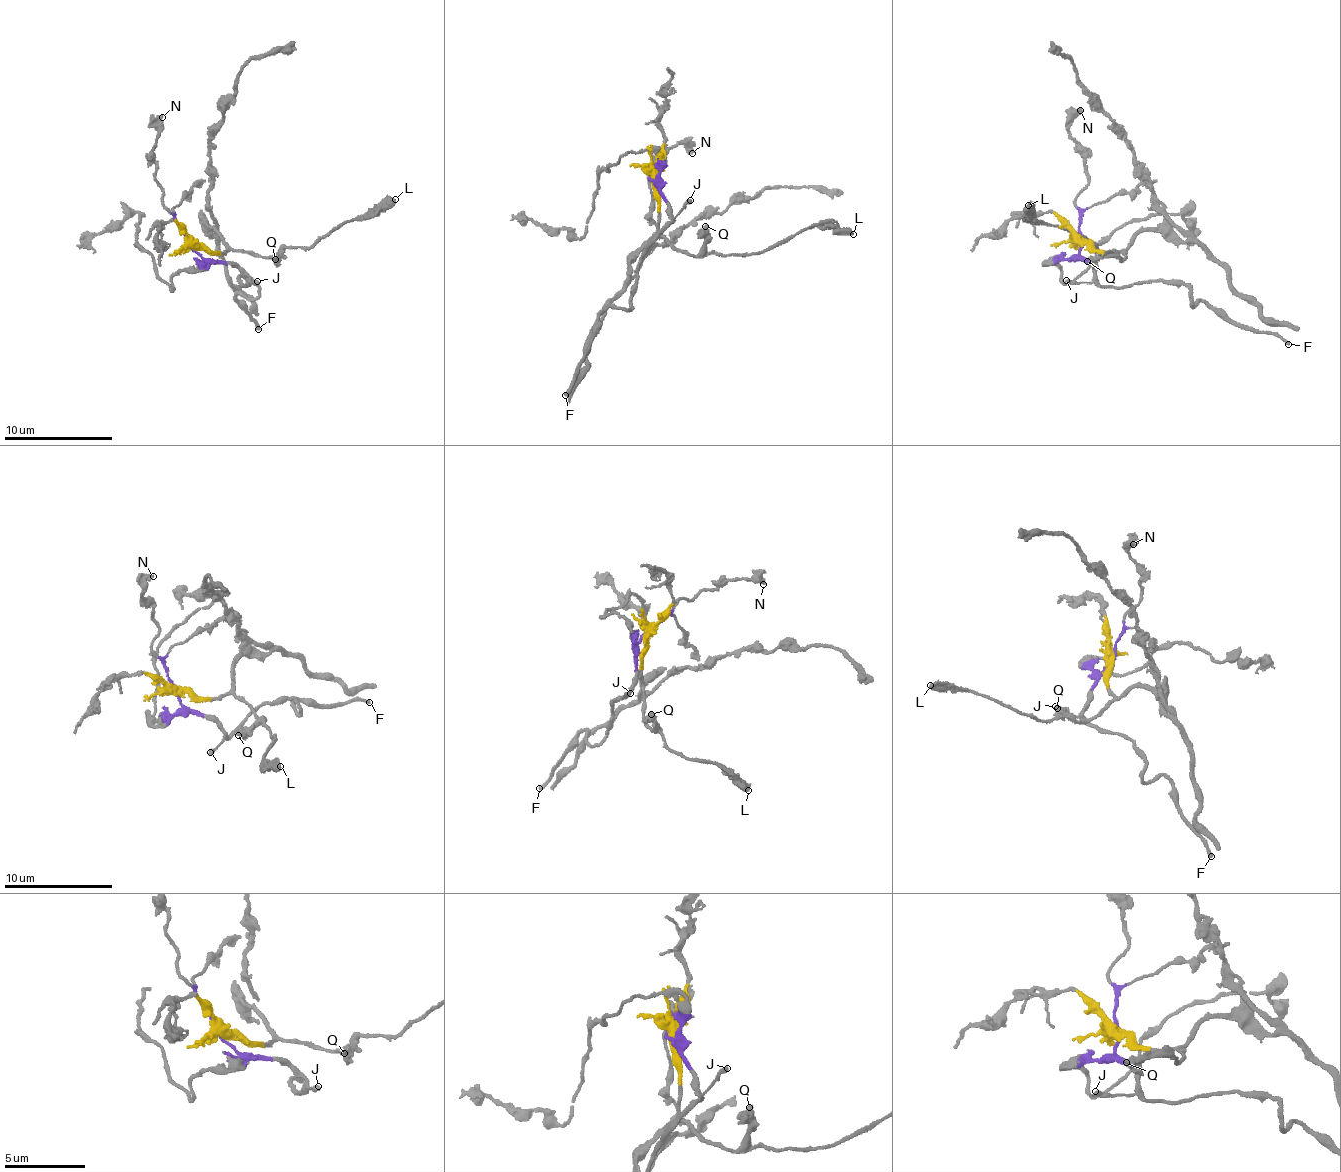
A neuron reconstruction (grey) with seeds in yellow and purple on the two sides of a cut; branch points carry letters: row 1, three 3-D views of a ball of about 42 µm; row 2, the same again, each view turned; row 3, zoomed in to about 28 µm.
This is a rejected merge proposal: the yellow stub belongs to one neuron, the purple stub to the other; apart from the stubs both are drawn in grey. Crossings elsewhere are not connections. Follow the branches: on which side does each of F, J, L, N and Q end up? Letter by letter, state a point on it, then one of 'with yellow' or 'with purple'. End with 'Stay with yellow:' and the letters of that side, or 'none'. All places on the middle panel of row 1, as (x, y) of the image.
F: (565, 395) | with purple
J: (690, 200) | with purple
L: (853, 234) | with yellow
N: (692, 153) | with purple
Q: (705, 226) | with yellow
Stay with yellow: L, Q

